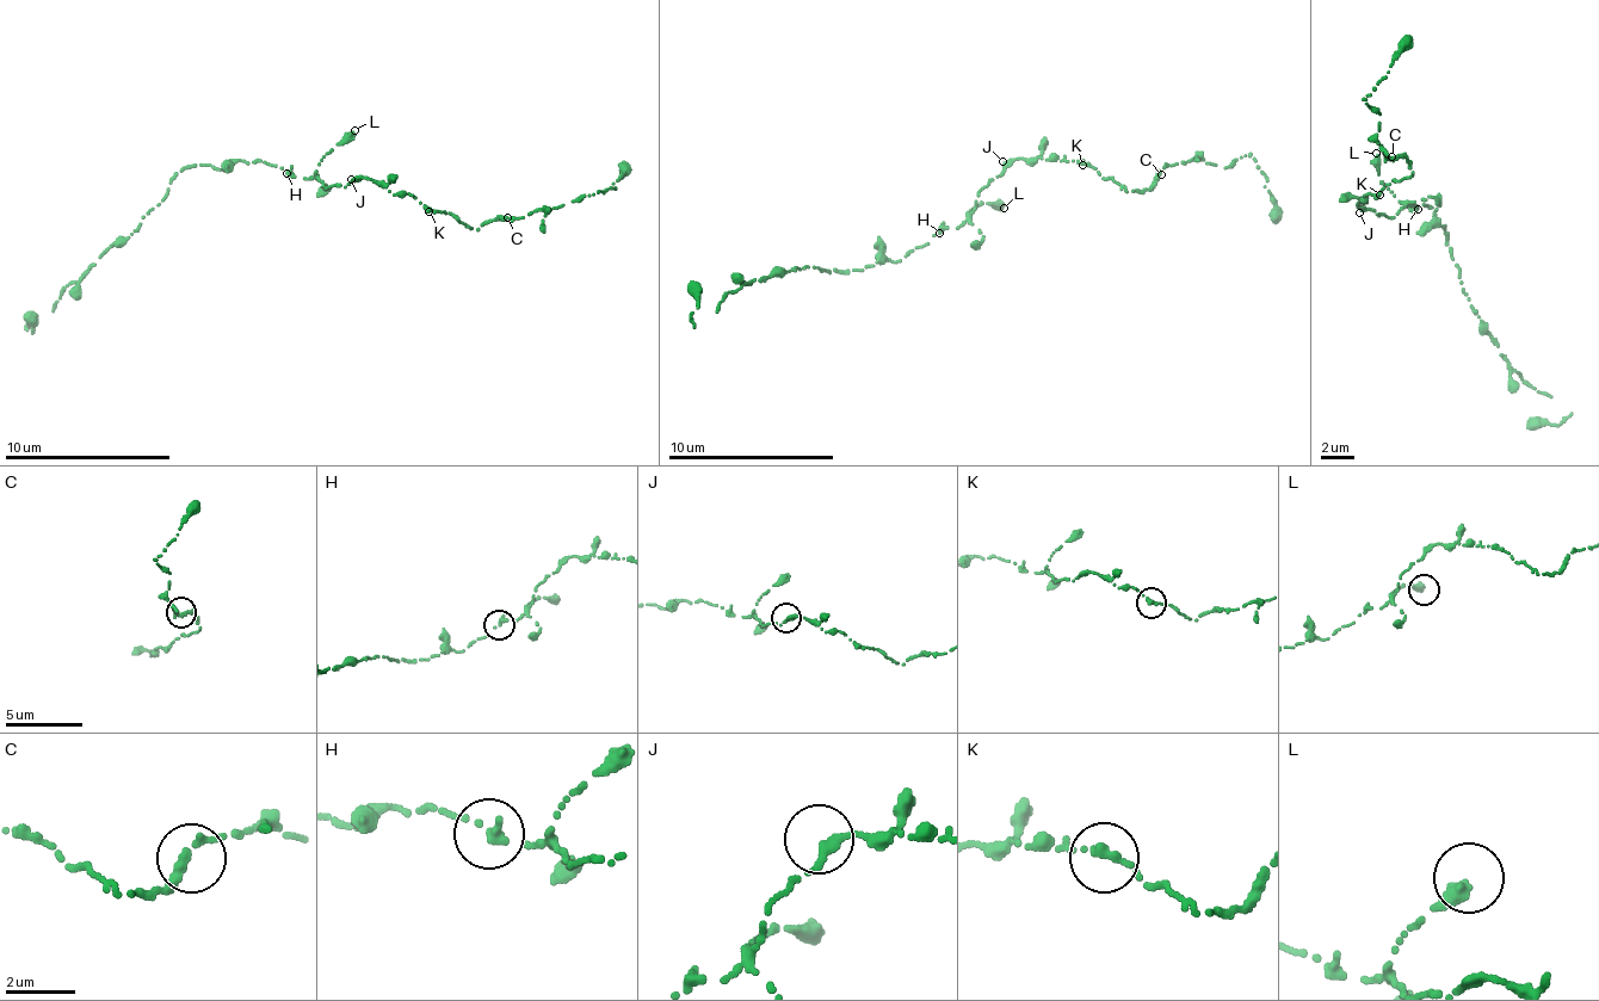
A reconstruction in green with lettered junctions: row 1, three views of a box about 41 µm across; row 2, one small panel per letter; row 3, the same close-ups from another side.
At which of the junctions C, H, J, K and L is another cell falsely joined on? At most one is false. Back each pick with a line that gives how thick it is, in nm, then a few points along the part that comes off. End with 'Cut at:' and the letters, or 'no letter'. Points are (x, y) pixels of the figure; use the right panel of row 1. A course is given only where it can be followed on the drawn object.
Cut at: no letter

